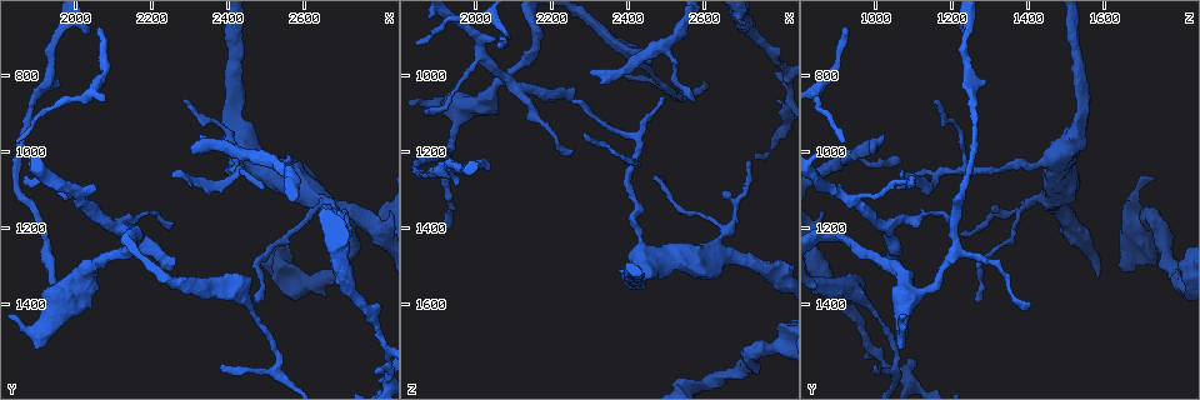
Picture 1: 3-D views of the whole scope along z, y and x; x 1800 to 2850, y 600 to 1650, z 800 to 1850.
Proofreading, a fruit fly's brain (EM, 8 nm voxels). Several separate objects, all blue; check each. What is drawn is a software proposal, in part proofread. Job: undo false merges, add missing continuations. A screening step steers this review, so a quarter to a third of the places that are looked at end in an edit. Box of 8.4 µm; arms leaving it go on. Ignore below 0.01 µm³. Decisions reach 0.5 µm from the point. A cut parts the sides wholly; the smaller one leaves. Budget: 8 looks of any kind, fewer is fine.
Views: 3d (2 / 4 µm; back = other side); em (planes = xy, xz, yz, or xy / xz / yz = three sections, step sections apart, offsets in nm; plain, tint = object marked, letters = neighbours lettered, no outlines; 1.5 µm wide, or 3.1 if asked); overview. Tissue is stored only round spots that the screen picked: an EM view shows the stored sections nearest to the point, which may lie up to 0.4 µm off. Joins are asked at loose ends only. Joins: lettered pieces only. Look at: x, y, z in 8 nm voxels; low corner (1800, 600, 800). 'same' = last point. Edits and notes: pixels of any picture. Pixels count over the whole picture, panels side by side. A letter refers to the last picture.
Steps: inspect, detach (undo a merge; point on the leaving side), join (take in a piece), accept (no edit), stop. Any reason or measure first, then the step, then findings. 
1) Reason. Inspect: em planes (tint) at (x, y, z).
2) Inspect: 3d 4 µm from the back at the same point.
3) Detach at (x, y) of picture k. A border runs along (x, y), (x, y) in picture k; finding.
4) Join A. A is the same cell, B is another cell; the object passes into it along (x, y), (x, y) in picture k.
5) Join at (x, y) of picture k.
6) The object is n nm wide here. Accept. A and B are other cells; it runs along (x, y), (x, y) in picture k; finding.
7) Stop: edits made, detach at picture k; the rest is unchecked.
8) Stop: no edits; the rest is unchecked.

Free end. Inspect: em planes (letters) at (1895, 1510, 1065).

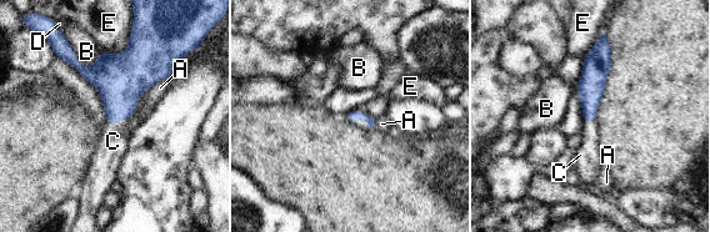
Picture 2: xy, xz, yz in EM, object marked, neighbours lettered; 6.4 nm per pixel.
Join C. C is the same cell, A, B, D and E are other cells; the object passes into it along (369, 120), (364, 120), (361, 124) in picture 2; it goes on there.

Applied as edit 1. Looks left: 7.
Inspect: overview.

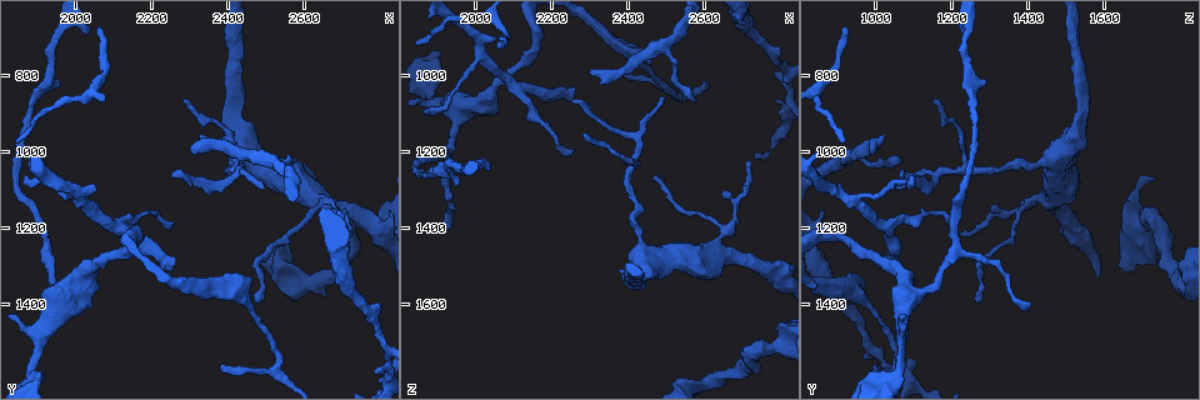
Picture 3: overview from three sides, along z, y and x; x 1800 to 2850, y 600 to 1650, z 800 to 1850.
Inspect: 3d 4 µm at (2250, 1310, 1050).

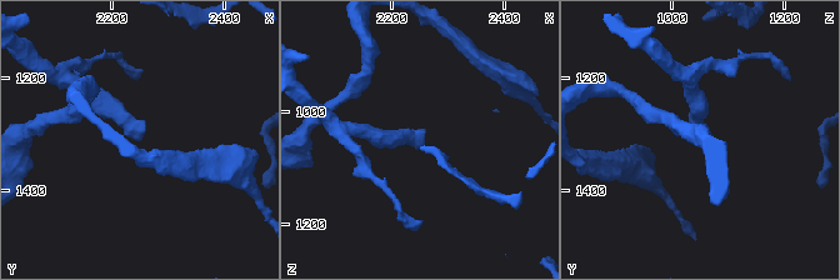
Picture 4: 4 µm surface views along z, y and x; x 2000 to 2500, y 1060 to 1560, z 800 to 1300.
Shape alone is not enough. Inspect: em xz step 8 (tint) at (2245, 1305, 1050).

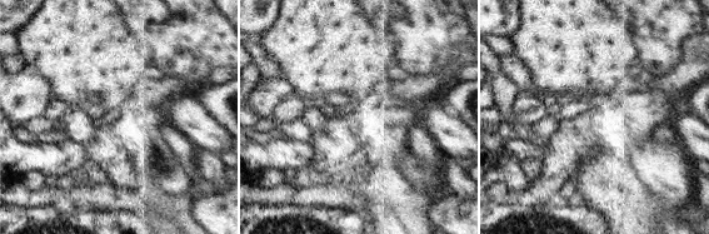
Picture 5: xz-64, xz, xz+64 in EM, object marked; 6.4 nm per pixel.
Another direction. Inspect: em planes (letters) at the same point.

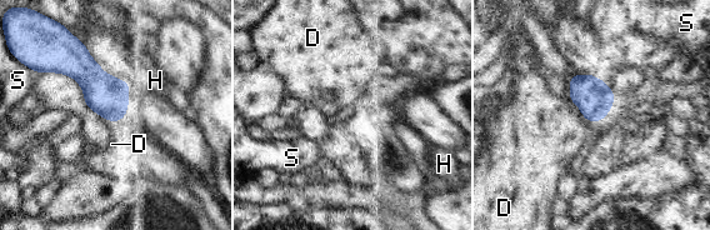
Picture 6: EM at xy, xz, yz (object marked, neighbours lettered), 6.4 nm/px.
The object is 240 nm wide here. Accept. D, H and S are other cells; no lettered piece goes on from it.

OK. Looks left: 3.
Free end. Inspect: 3d 4 µm at (2790, 1580, 990).

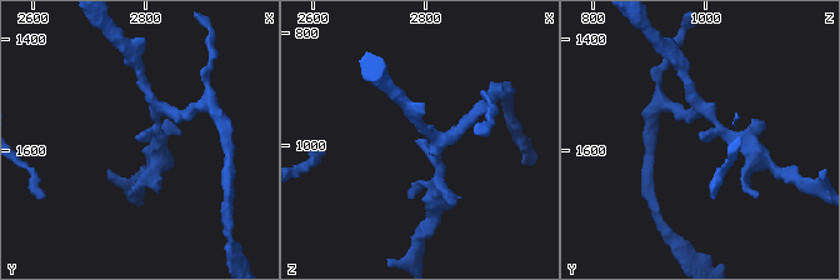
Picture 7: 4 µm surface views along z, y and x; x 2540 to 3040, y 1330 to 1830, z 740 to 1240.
Inspect: em xz step 4 (letters) at (2785, 1585, 985).

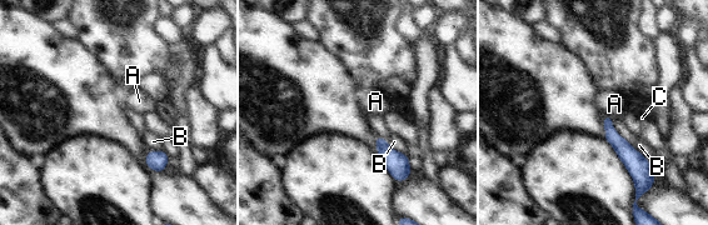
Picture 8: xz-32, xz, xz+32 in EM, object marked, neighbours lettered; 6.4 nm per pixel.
Cut it another way. Inspect: em planes (letters) at the same point.

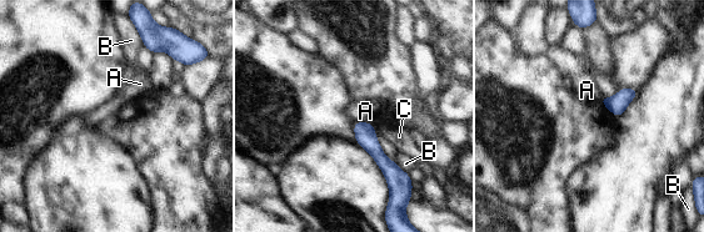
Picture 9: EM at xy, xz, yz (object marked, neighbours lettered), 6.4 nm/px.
Accept. A, B and C are other cells; it runs along (357, 125), (389, 169), (389, 178) in picture 9; none of them fits.

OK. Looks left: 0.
Stop: edits made, join at picture 2; the rest is unchecked.

